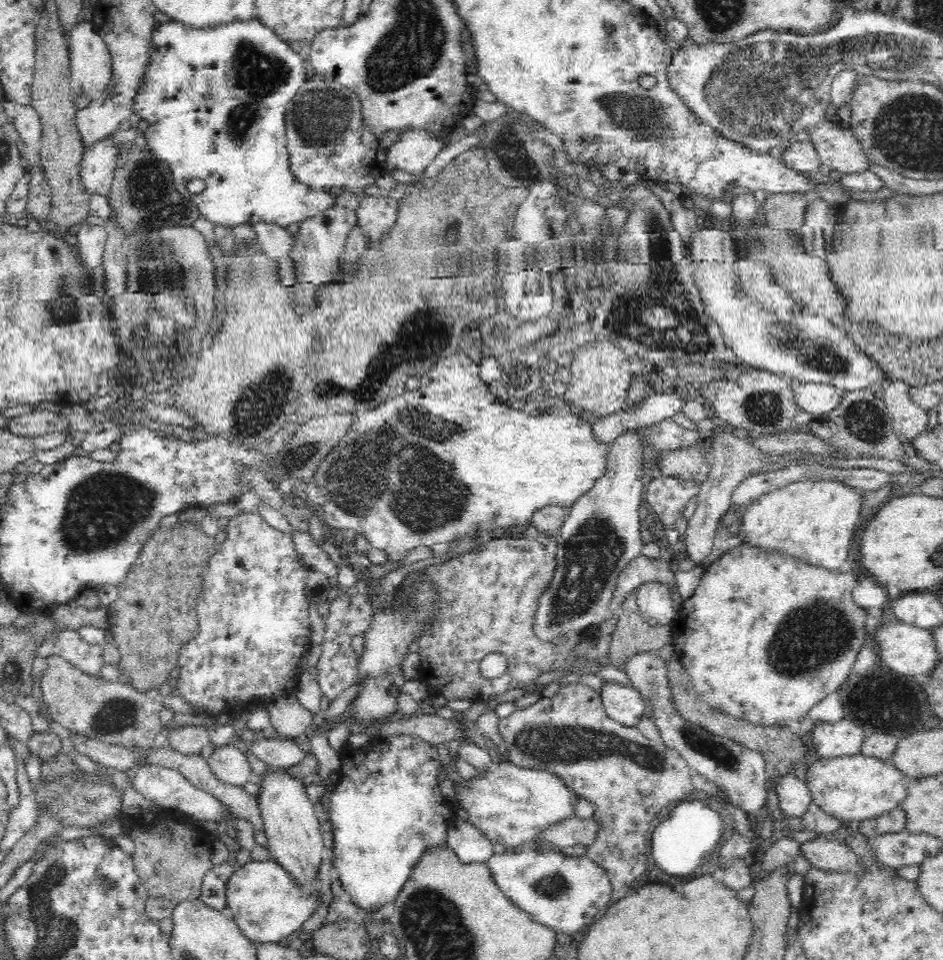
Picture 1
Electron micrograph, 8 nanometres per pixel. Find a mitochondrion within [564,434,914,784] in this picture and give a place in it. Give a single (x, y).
(812, 638)

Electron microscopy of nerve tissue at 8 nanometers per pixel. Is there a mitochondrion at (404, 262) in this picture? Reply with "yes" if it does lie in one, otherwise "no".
no

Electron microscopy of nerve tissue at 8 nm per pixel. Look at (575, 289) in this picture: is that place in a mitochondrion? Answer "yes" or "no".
no

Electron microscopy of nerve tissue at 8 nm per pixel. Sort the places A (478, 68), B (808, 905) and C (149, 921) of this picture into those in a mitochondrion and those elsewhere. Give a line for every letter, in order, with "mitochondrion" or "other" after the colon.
A: other
B: other
C: other

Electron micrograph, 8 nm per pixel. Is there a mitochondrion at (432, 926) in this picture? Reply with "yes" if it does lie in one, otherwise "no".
yes

